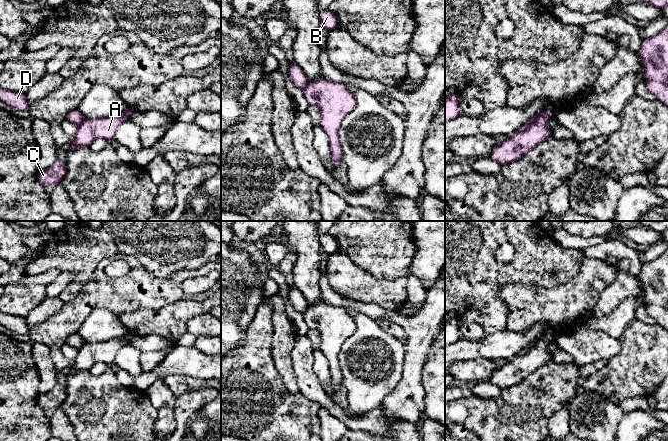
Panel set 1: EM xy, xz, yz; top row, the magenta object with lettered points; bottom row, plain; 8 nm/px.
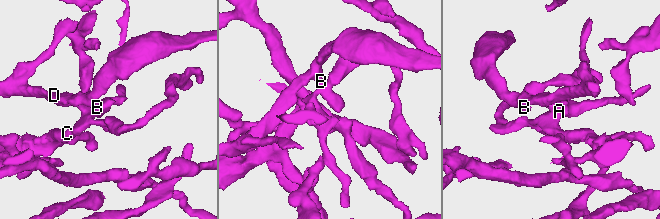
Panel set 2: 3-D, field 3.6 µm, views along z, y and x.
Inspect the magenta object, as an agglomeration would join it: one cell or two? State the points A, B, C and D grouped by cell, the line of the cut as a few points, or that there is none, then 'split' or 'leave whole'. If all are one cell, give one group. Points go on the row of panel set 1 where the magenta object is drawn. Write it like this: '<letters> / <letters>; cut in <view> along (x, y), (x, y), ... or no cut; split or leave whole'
A B C D; no cut; leave whole

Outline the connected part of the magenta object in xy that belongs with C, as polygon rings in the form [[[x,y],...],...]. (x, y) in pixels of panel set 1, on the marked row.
[[[66,159],[64,161],[57,160],[52,166],[46,169],[39,169],[37,172],[37,180],[44,186],[56,185],[62,181],[66,174]]]

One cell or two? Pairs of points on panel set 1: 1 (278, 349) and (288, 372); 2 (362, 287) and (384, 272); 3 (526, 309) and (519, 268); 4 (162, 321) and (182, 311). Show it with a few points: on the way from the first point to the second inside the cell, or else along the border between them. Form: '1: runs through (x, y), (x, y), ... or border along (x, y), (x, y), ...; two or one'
1: runs through (281, 355), (284, 366); one
2: border along (356, 264), (377, 279), (395, 280), (399, 278); two
3: border along (545, 287), (506, 283), (499, 289); two
4: runs through (167, 316), (173, 310), (177, 311); one

